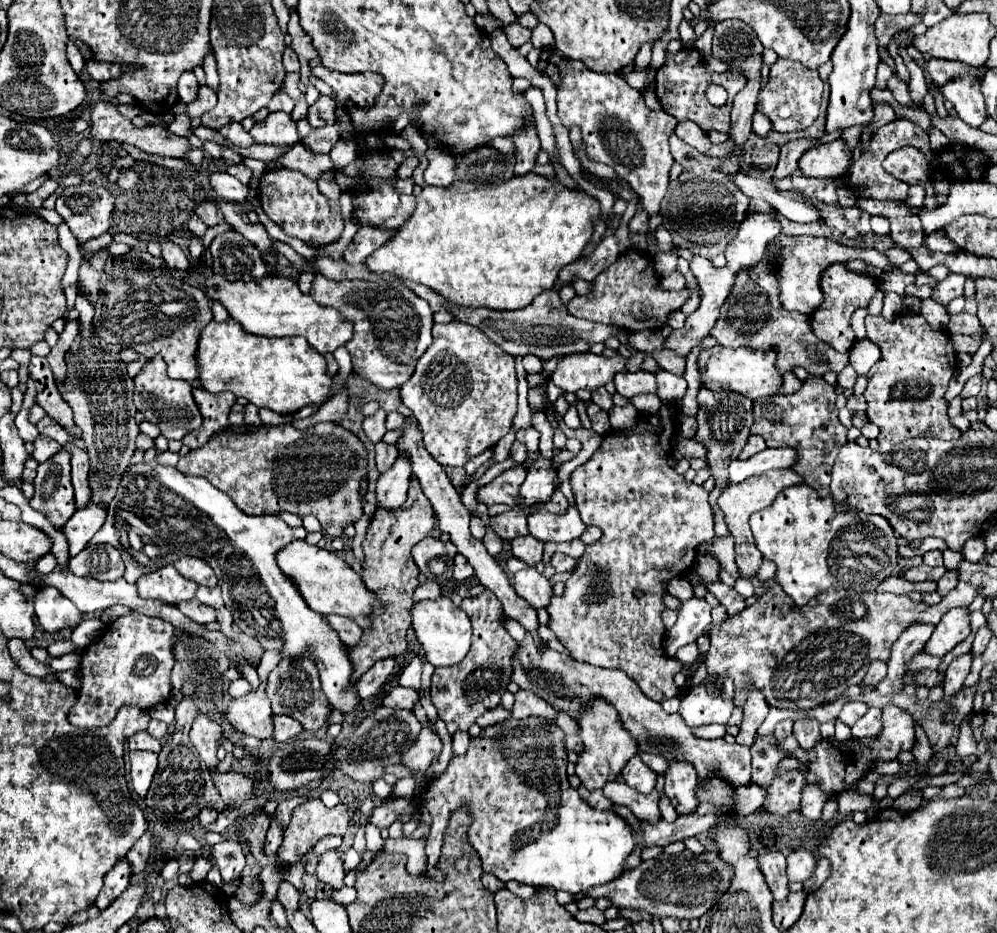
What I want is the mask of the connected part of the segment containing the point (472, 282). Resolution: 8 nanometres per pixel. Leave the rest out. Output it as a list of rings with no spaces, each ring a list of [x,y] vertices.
[[[529,172],[529,176],[513,176],[511,180],[505,180],[505,182],[493,184],[493,186],[482,186],[472,192],[451,192],[451,190],[447,190],[449,188],[437,188],[437,186],[427,186],[427,184],[423,184],[421,188],[423,188],[423,192],[417,196],[417,210],[413,212],[413,216],[399,228],[399,232],[387,244],[383,244],[377,252],[373,252],[367,258],[367,268],[371,272],[377,272],[377,274],[379,272],[389,272],[389,274],[395,274],[395,276],[399,276],[403,280],[425,284],[431,290],[443,294],[451,304],[459,304],[459,306],[471,306],[471,308],[485,306],[485,308],[493,308],[493,310],[519,310],[519,308],[525,308],[535,296],[539,296],[541,292],[555,286],[557,274],[565,264],[569,264],[571,260],[577,260],[581,256],[583,248],[587,246],[587,242],[593,236],[595,220],[601,218],[601,206],[599,206],[597,198],[589,196],[581,188],[567,188],[559,180],[549,180],[549,178],[539,176],[535,172]]]

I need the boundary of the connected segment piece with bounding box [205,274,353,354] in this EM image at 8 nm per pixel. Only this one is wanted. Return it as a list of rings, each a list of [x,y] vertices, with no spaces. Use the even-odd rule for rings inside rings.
[[[213,274],[205,280],[205,290],[209,298],[219,300],[235,318],[245,332],[259,334],[259,336],[303,336],[309,344],[319,352],[335,352],[353,336],[353,324],[349,320],[341,320],[341,312],[325,306],[317,306],[309,294],[303,294],[295,280],[285,276],[267,274],[261,280],[235,280],[229,282],[221,274]]]

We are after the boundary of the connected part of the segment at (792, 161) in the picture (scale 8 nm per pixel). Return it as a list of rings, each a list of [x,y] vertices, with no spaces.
[[[797,138],[797,140],[789,140],[783,148],[781,148],[781,158],[775,170],[775,178],[787,178],[791,176],[797,168],[799,168],[799,156],[809,150],[811,146],[817,144],[817,138]]]

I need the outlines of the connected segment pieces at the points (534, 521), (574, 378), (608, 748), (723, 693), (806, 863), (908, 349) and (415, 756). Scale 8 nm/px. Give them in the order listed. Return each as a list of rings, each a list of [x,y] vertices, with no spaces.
[[[571,504],[563,514],[529,514],[531,536],[543,542],[567,542],[575,540],[585,532],[585,524],[579,518],[577,508]]]
[[[641,350],[617,352],[613,358],[605,358],[593,352],[581,352],[573,356],[565,356],[555,372],[551,374],[551,382],[559,386],[563,392],[577,392],[577,390],[597,390],[609,382],[617,372],[635,372],[641,368],[643,360],[651,354]]]
[[[589,700],[589,704],[583,704],[583,708],[585,710],[577,714],[579,738],[583,740],[583,752],[579,752],[577,760],[577,776],[589,790],[593,790],[603,788],[607,780],[615,780],[627,760],[637,754],[637,744],[633,736],[629,736],[629,730],[621,724],[613,704],[607,704],[607,700]]]
[[[707,676],[701,684],[695,684],[681,694],[679,714],[685,720],[685,724],[691,728],[703,726],[703,724],[713,724],[713,722],[727,724],[727,720],[735,708],[733,696],[735,696],[735,684],[733,684],[733,680],[729,680],[729,676]]]
[[[797,850],[791,852],[787,856],[787,878],[789,882],[803,882],[807,880],[817,866],[817,860],[813,860],[815,856],[807,850]]]
[[[899,314],[893,322],[885,318],[865,318],[867,336],[881,346],[881,358],[867,372],[867,418],[879,426],[879,452],[889,452],[899,442],[911,436],[937,436],[955,440],[961,432],[947,416],[949,402],[945,400],[947,384],[955,374],[957,358],[949,336],[933,330],[921,314]]]
[[[423,728],[417,736],[415,744],[403,756],[403,764],[413,770],[427,770],[433,760],[439,758],[443,750],[443,742],[431,728]]]

